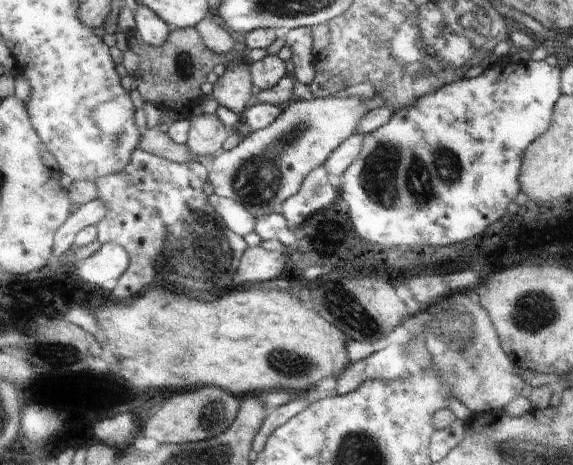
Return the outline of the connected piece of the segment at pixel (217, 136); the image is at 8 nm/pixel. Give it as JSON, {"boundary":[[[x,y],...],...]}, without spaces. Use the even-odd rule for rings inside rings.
{"boundary":[[[192,114],[189,118],[188,150],[194,156],[214,156],[230,135],[216,114]]]}

